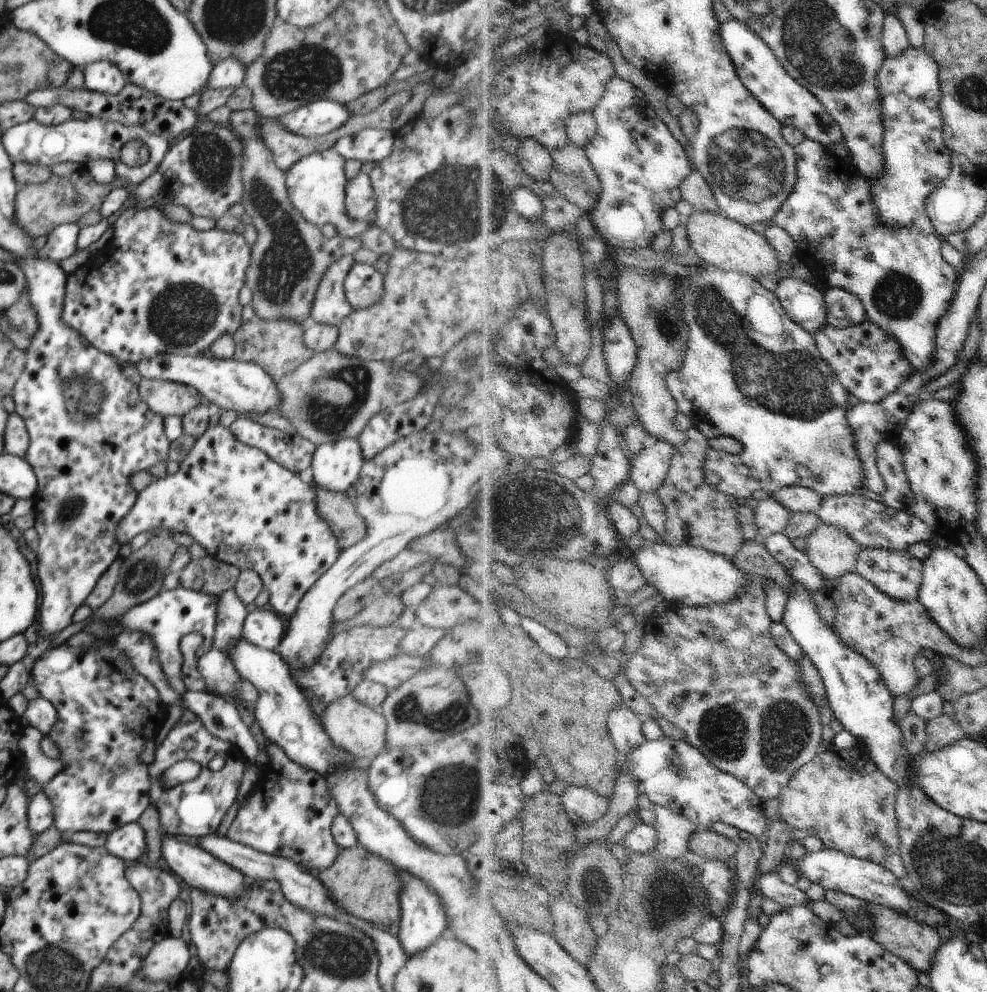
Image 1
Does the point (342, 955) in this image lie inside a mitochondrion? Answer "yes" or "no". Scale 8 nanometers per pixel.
yes

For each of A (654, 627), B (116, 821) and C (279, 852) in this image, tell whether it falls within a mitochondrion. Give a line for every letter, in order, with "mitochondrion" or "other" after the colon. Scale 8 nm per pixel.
A: other
B: other
C: other

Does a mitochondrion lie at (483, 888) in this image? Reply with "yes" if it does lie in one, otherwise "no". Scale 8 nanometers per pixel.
no

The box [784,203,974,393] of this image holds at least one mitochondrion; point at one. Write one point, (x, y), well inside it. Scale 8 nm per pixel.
(898, 296)

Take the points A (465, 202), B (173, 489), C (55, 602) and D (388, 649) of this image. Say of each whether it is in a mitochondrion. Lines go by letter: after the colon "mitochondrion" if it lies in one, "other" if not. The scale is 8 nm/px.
A: mitochondrion
B: other
C: other
D: mitochondrion

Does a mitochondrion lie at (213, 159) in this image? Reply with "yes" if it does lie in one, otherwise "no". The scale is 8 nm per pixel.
yes

